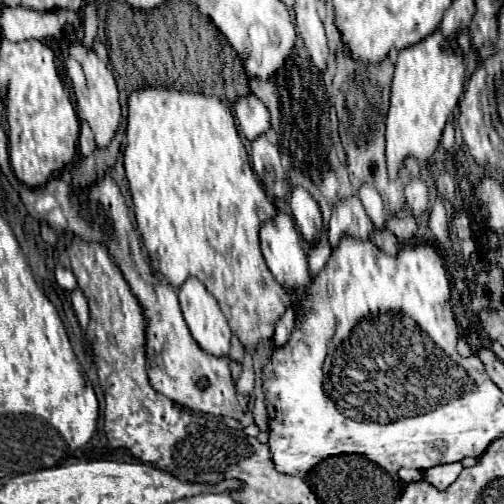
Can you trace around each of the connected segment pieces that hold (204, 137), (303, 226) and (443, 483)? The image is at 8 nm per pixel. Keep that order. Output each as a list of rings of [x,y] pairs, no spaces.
[[[142,86],[128,94],[126,106],[128,142],[124,148],[124,170],[136,206],[138,232],[142,234],[152,268],[166,276],[174,288],[180,288],[188,276],[200,278],[220,302],[232,332],[254,352],[260,340],[274,336],[278,318],[294,304],[296,294],[276,282],[260,252],[258,230],[264,218],[276,214],[276,208],[248,162],[227,98]]]
[[[292,188],[290,210],[304,240],[312,244],[316,236],[322,232],[322,214],[316,200],[304,188]]]
[[[460,462],[444,464],[444,466],[434,466],[434,468],[430,468],[430,470],[424,472],[424,480],[430,482],[438,490],[446,490],[458,478],[458,474],[462,472],[462,468],[464,466]]]

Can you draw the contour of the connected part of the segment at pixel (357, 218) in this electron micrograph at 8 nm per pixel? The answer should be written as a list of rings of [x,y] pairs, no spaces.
[[[350,196],[338,202],[338,206],[332,212],[328,224],[328,242],[332,248],[336,248],[344,234],[350,234],[358,240],[366,240],[366,236],[370,236],[372,230],[374,226],[366,216],[362,204],[356,204],[356,196]]]

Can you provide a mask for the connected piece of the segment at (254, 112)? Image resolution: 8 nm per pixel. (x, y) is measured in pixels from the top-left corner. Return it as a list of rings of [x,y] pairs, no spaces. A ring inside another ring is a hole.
[[[250,94],[248,98],[240,98],[234,104],[234,114],[236,114],[236,120],[240,122],[240,128],[246,140],[250,142],[270,130],[268,108],[254,94]]]

